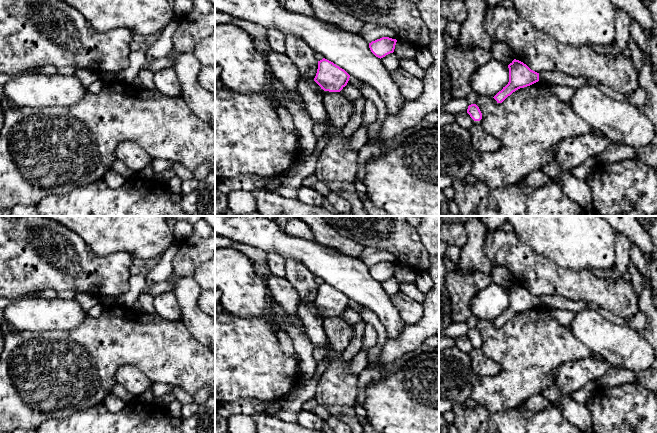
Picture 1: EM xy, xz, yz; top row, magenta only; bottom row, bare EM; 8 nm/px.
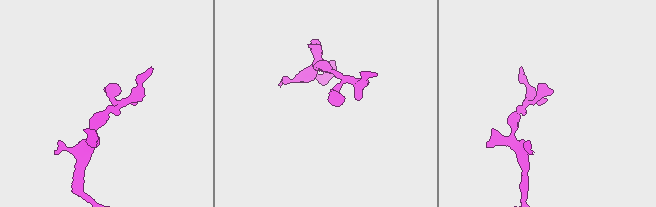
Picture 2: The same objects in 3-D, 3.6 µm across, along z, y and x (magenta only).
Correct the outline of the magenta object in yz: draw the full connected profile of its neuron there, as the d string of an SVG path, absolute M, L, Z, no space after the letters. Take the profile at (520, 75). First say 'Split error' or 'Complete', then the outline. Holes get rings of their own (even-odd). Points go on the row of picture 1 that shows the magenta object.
Complete. M514 59L509 65L509 82L493 98L502 103L508 96L520 88L530 86L539 81L539 73L531 70L523 62Z

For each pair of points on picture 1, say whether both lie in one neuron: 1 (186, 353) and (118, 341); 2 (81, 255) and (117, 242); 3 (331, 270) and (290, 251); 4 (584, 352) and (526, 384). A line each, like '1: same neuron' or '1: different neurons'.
1: same neuron
2: different neurons
3: same neuron
4: same neuron

